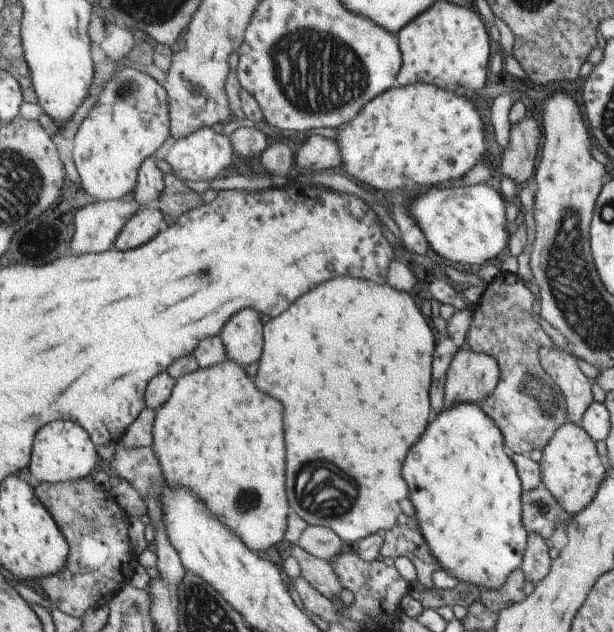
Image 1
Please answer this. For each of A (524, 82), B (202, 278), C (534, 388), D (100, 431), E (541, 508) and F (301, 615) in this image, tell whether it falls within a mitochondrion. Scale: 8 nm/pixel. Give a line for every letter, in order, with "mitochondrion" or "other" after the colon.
A: other
B: mitochondrion
C: mitochondrion
D: other
E: mitochondrion
F: other

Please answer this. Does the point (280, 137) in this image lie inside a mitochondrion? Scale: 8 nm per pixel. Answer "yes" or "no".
no

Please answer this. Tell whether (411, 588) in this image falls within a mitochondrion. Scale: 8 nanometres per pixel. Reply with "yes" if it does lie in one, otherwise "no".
no

